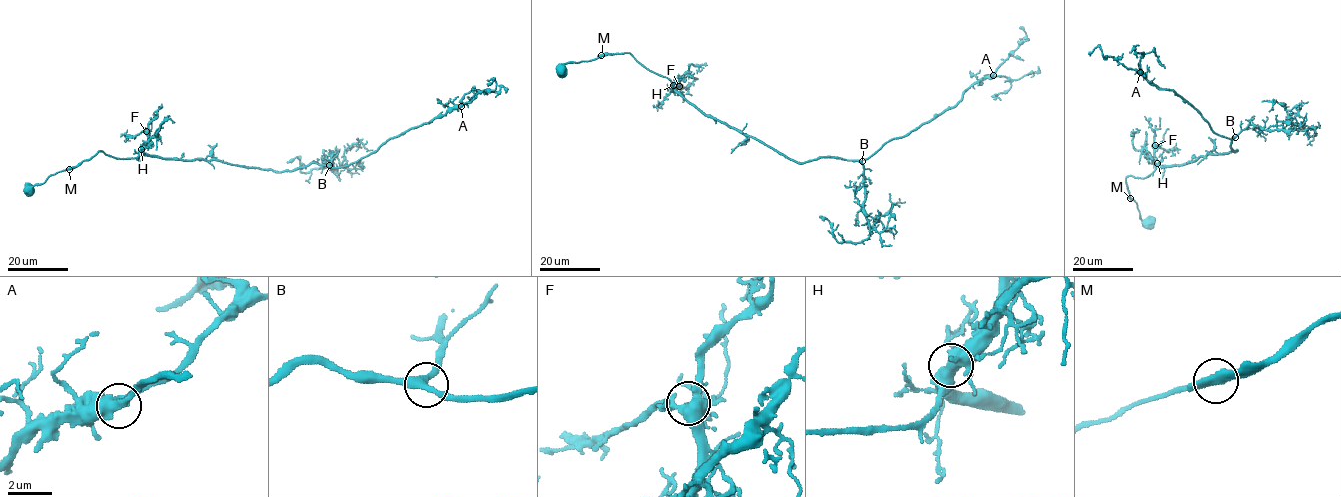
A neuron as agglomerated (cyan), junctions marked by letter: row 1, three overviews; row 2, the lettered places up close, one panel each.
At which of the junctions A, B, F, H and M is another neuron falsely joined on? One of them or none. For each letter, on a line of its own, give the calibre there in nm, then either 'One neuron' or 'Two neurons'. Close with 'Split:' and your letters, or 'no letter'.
A: Thickness 380 nm. One neuron
B: Thickness 360 nm. One neuron
F: Thickness 480 nm. One neuron
H: Thickness 440 nm. One neuron
M: Thickness 460 nm. One neuron
Split: no letter

